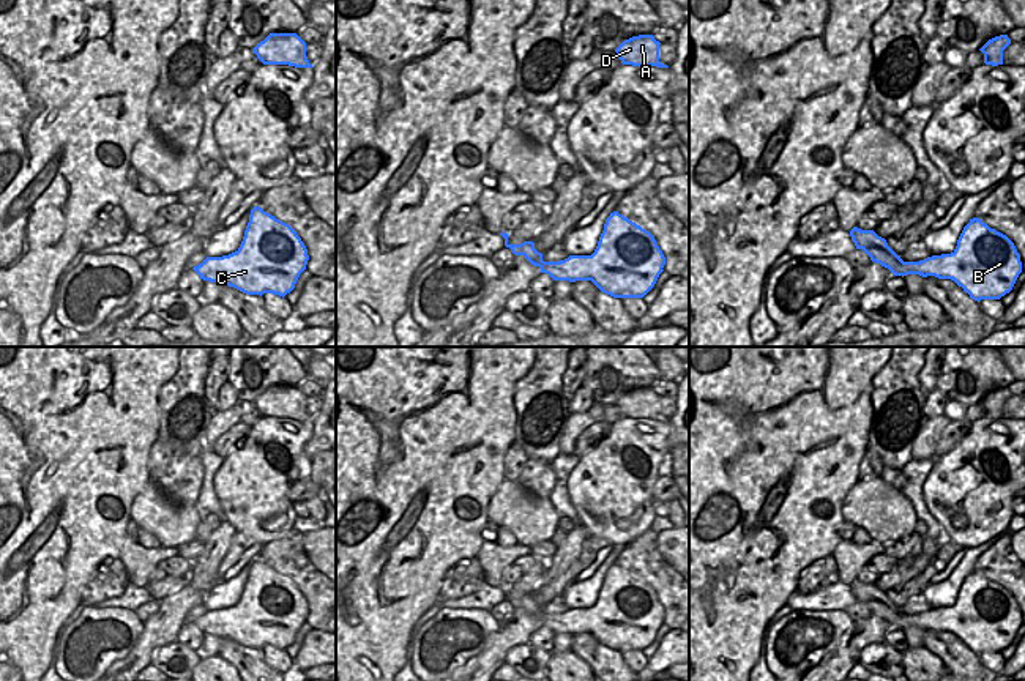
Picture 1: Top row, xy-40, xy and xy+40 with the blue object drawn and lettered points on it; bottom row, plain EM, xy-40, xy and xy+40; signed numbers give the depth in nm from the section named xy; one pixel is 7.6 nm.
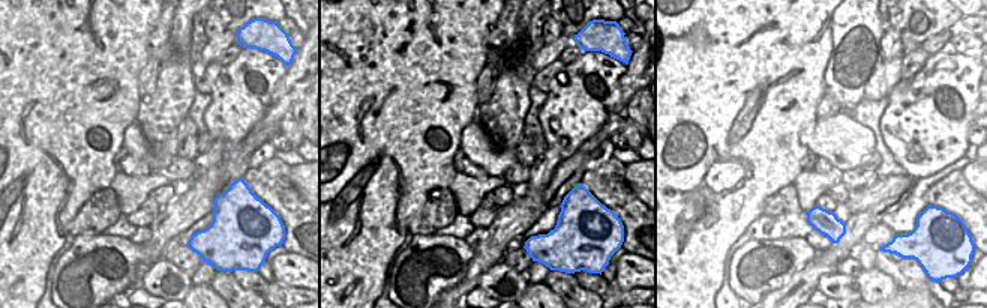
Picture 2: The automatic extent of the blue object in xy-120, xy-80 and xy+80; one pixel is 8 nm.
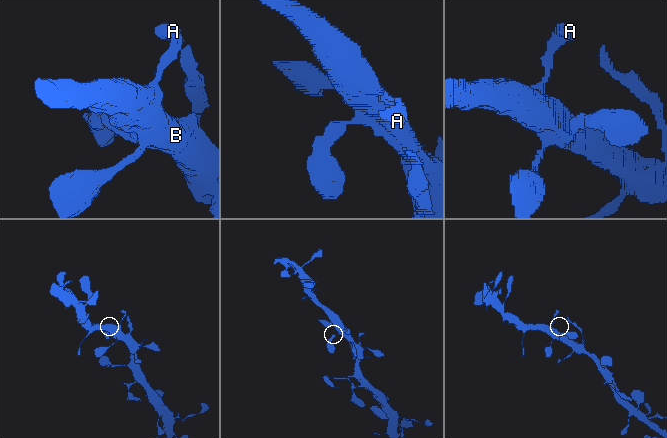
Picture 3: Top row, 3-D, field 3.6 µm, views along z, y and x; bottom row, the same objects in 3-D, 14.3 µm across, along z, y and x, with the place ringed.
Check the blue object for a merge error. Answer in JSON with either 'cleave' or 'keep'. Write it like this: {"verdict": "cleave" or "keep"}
{"verdict": "keep"}

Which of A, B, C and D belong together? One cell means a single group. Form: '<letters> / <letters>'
A B C D

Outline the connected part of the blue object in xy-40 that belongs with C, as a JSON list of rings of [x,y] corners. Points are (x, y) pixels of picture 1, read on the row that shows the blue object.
[[[254,207],[240,247],[222,257],[207,257],[192,270],[203,281],[233,287],[246,295],[273,293],[285,296],[295,288],[300,274],[306,270],[309,255],[296,232],[260,207]]]

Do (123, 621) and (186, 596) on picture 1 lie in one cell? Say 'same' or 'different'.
different

